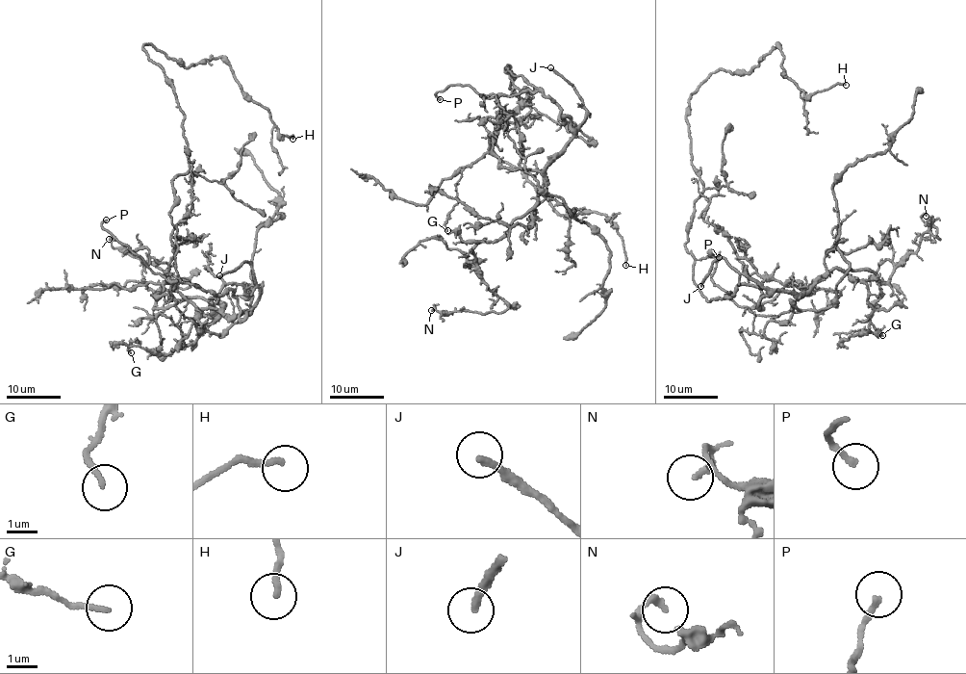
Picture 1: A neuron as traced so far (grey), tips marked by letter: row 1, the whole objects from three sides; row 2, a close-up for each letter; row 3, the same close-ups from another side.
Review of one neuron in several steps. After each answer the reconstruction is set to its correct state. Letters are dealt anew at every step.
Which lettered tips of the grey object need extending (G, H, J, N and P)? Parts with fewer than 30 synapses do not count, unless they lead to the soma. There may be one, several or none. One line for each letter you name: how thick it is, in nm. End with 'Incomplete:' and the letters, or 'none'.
J: 220 nm thick
P: 200 nm thick
Incomplete: J, P

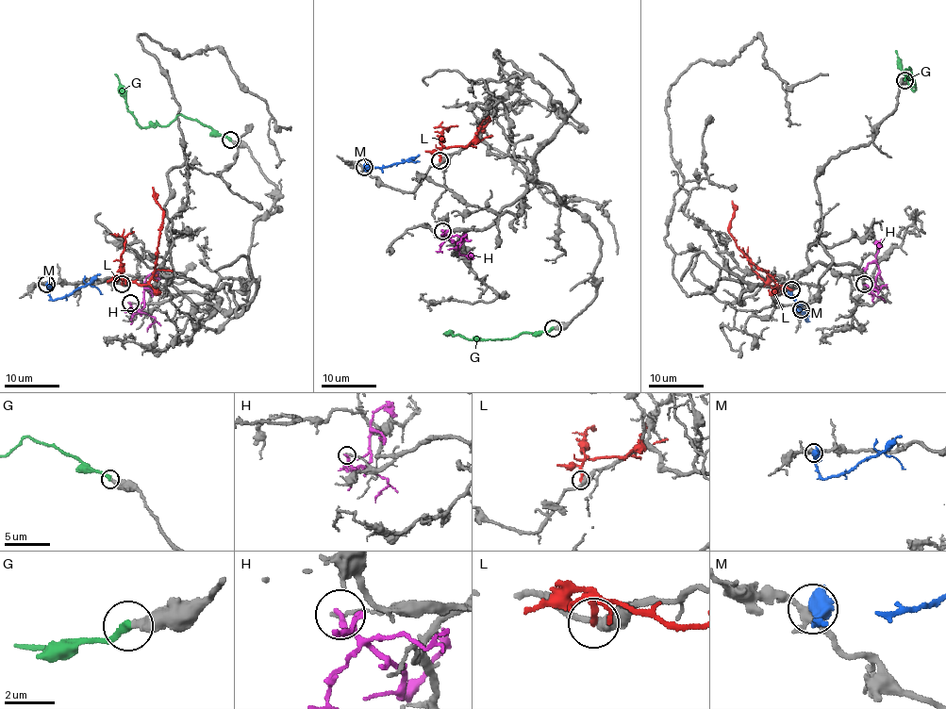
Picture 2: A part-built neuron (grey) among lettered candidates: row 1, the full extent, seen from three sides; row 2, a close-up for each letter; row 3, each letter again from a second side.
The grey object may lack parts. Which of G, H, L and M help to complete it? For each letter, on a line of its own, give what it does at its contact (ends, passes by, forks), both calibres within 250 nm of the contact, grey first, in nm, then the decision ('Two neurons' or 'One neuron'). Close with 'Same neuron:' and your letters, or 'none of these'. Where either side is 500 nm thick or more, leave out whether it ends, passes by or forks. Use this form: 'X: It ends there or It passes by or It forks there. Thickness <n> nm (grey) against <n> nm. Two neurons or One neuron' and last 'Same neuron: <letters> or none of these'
G: It ends there. Thickness 320 nm (grey) against 280 nm. One neuron
H: It ends there. Thickness 140 nm (grey) against 220 nm. Two neurons
L: It ends there. Thickness 400 nm (grey) against 240 nm. Two neurons
M: Thickness 320 nm (grey) against 800 nm. Two neurons
Same neuron: G

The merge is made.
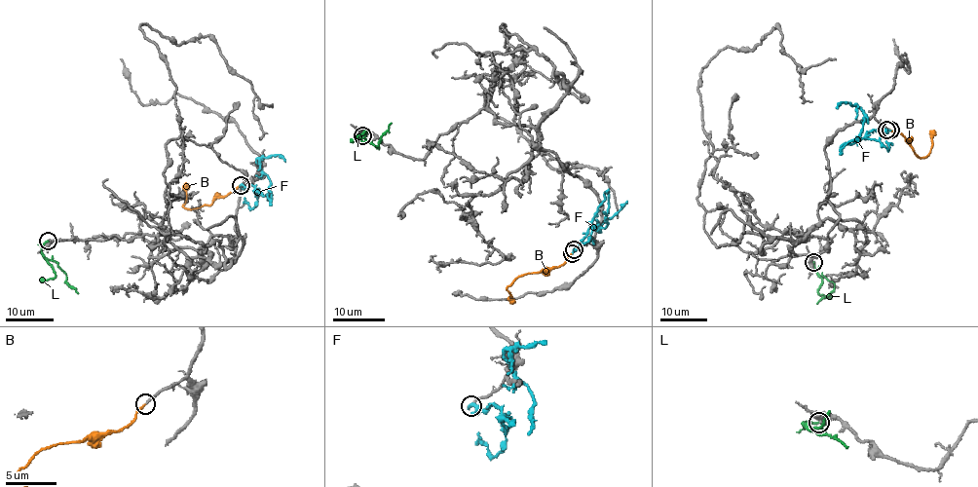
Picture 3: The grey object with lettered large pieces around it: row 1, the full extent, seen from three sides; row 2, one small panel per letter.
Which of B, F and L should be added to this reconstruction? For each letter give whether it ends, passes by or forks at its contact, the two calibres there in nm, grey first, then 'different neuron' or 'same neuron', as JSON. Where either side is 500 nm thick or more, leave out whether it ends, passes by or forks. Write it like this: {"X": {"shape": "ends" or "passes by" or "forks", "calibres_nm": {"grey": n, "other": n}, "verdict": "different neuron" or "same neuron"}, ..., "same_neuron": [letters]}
{"B": {"shape": "ends", "calibres_nm": {"grey": 160, "other": 190}, "verdict": "same neuron"}, "F": {"shape": "ends", "calibres_nm": {"grey": 220, "other": 320}, "verdict": "different neuron"}, "L": {"shape": "ends", "calibres_nm": {"grey": 460, "other": 160}, "verdict": "different neuron"}, "same_neuron": ["B"]}

